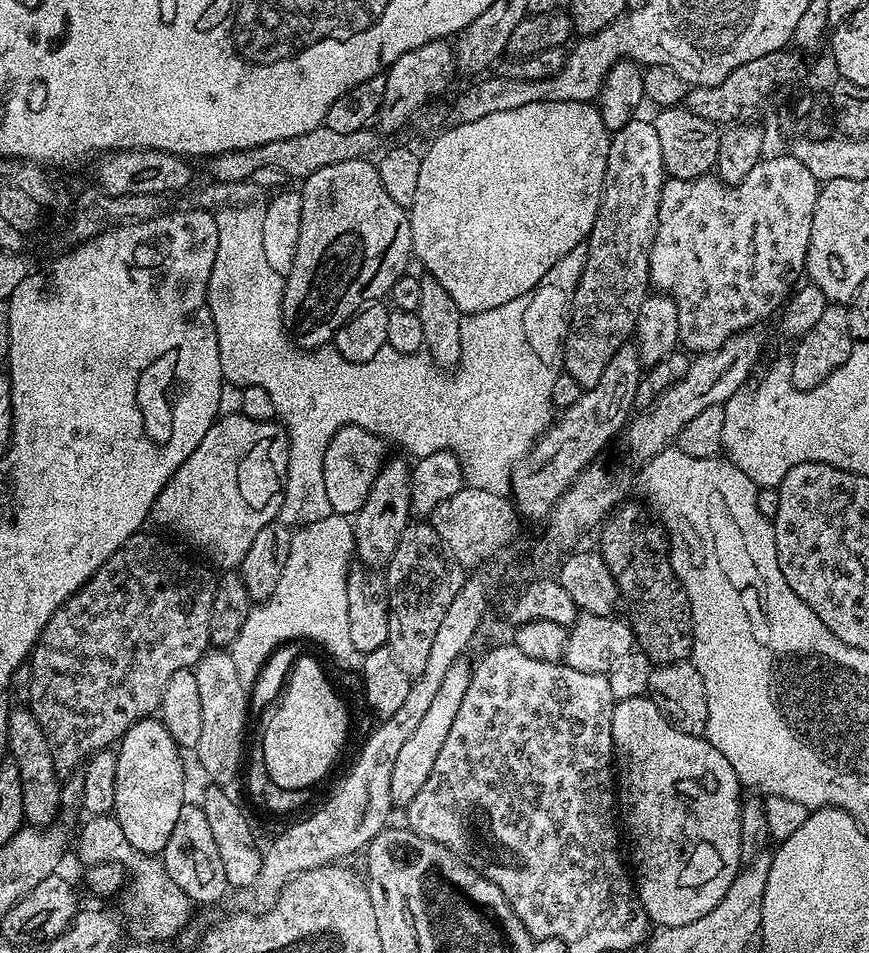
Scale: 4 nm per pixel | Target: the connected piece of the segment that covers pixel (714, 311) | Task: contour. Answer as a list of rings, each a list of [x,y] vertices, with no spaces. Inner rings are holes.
[[[790,154],[770,156],[762,158],[758,162],[758,166],[754,166],[754,170],[750,170],[750,174],[746,174],[746,178],[742,178],[740,184],[726,184],[719,176],[709,174],[693,180],[668,178],[659,185],[660,205],[656,208],[656,237],[653,238],[652,249],[648,252],[648,276],[652,279],[653,286],[656,287],[653,289],[657,293],[670,297],[674,306],[678,306],[680,344],[689,353],[716,352],[718,346],[722,346],[722,342],[726,342],[726,338],[747,328],[757,327],[761,323],[759,320],[766,319],[771,312],[779,313],[782,305],[789,299],[790,289],[801,279],[799,276],[802,276],[805,271],[804,263],[810,246],[810,226],[814,222],[818,182],[814,178],[814,174],[810,174],[810,170],[806,170],[806,166],[802,166],[802,162],[798,162],[798,158],[794,158]]]

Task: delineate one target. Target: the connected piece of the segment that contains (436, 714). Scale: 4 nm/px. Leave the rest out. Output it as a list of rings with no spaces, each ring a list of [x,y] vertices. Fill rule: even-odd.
[[[464,658],[458,659],[450,666],[450,670],[446,670],[446,678],[442,678],[442,686],[432,700],[430,710],[426,710],[426,715],[414,730],[414,734],[410,734],[402,750],[398,750],[398,759],[394,761],[394,770],[390,773],[390,798],[393,809],[407,809],[408,804],[414,802],[418,790],[422,790],[426,778],[430,778],[430,770],[434,770],[434,762],[446,742],[446,737],[450,735],[450,726],[454,726],[454,717],[458,715],[462,698],[466,698],[466,690],[470,686],[473,665],[467,664],[466,661]]]

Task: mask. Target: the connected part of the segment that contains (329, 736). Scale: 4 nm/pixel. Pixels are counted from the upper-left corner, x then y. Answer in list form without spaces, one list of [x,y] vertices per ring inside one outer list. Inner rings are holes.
[[[300,656],[292,673],[288,676],[288,685],[264,728],[264,772],[273,784],[285,787],[286,790],[299,788],[311,789],[332,768],[332,763],[340,756],[344,748],[344,739],[348,736],[348,712],[340,701],[334,685],[328,681],[324,668],[312,656]]]

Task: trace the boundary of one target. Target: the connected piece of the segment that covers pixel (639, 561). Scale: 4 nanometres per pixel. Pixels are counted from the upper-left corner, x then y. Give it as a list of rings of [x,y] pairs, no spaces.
[[[624,502],[603,521],[599,529],[600,557],[606,562],[610,574],[616,577],[616,590],[622,604],[628,607],[626,619],[632,625],[634,644],[641,652],[645,652],[653,665],[678,664],[687,661],[692,655],[692,611],[690,598],[682,586],[682,582],[674,574],[670,541],[661,525],[655,519],[644,517],[645,509],[636,504]]]

